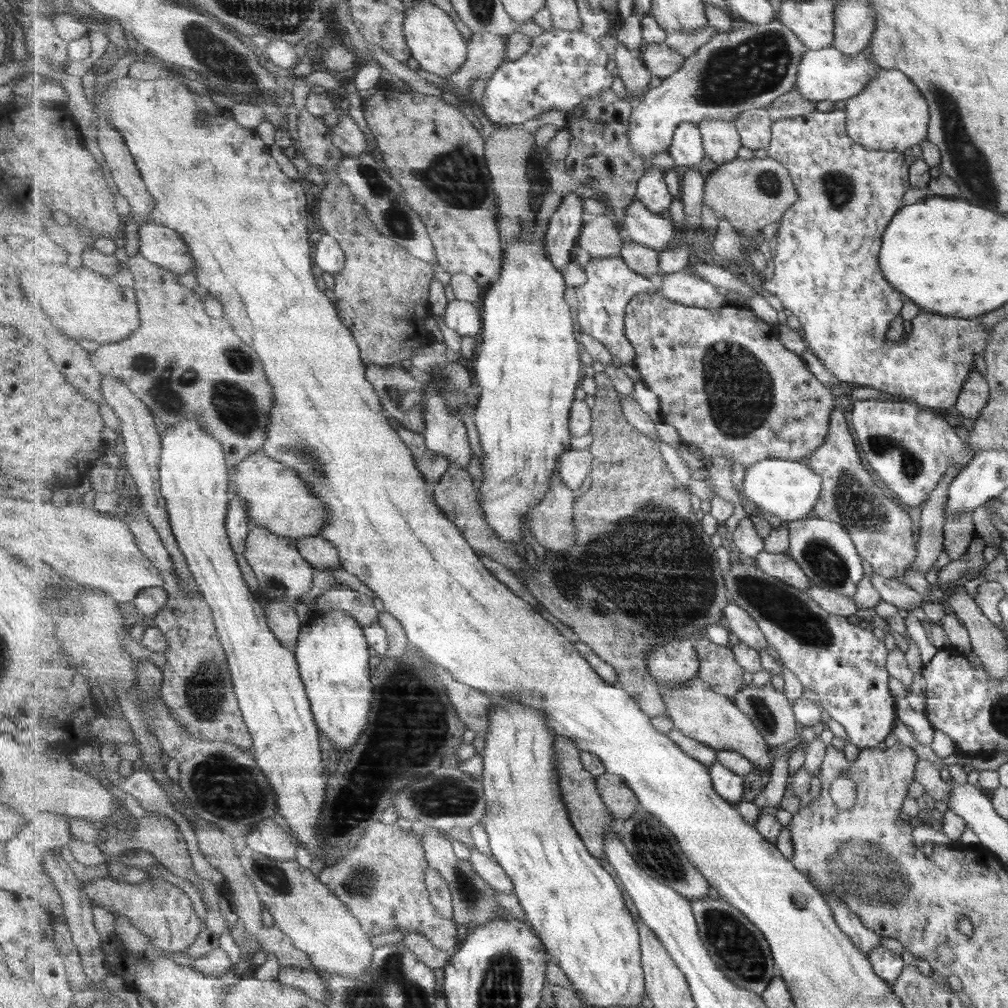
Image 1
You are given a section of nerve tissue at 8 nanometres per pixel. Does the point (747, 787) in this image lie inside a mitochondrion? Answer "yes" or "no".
no

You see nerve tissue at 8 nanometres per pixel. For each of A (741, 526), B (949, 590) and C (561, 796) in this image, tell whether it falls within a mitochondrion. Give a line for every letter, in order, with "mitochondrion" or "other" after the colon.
A: other
B: other
C: other

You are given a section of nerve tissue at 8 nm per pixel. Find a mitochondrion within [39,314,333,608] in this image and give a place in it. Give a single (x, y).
(236, 407)

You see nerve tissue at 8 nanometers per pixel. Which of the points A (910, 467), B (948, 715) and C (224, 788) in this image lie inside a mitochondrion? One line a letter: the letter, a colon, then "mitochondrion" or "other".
A: mitochondrion
B: other
C: mitochondrion

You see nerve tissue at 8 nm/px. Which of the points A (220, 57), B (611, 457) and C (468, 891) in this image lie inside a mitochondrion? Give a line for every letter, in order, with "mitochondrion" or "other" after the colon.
A: mitochondrion
B: other
C: mitochondrion

